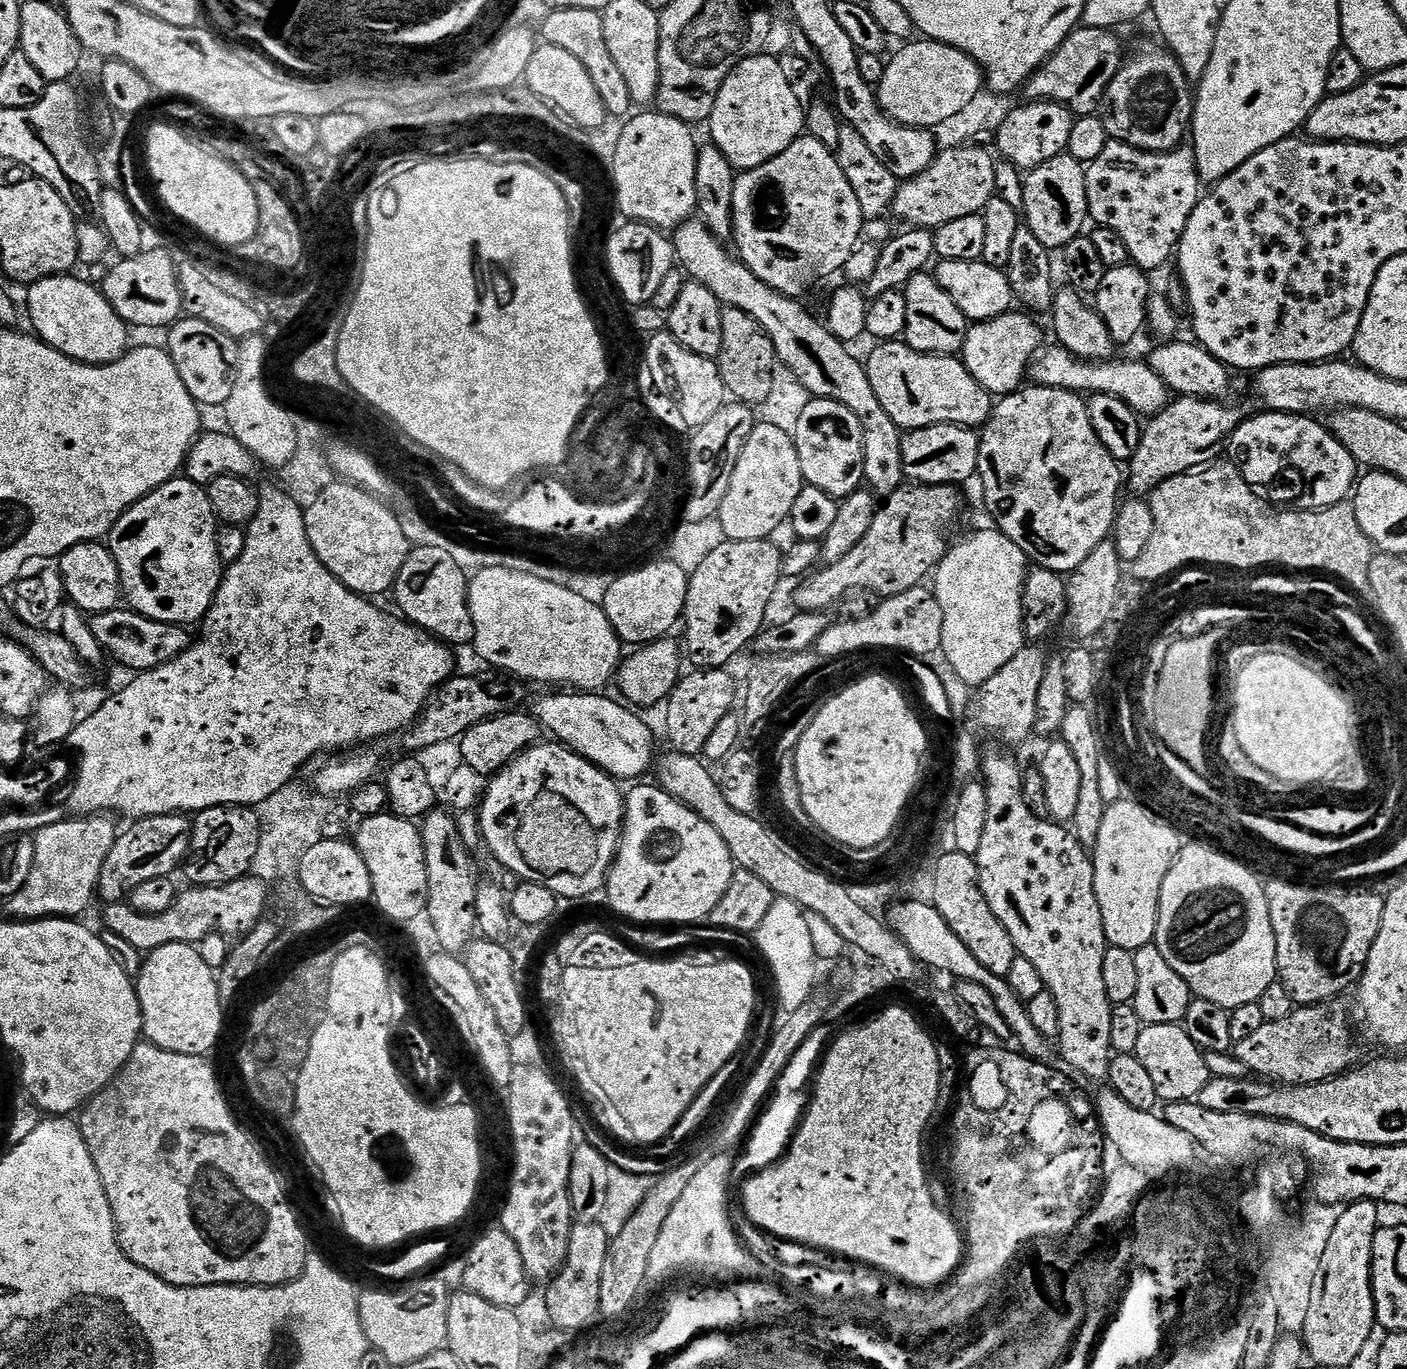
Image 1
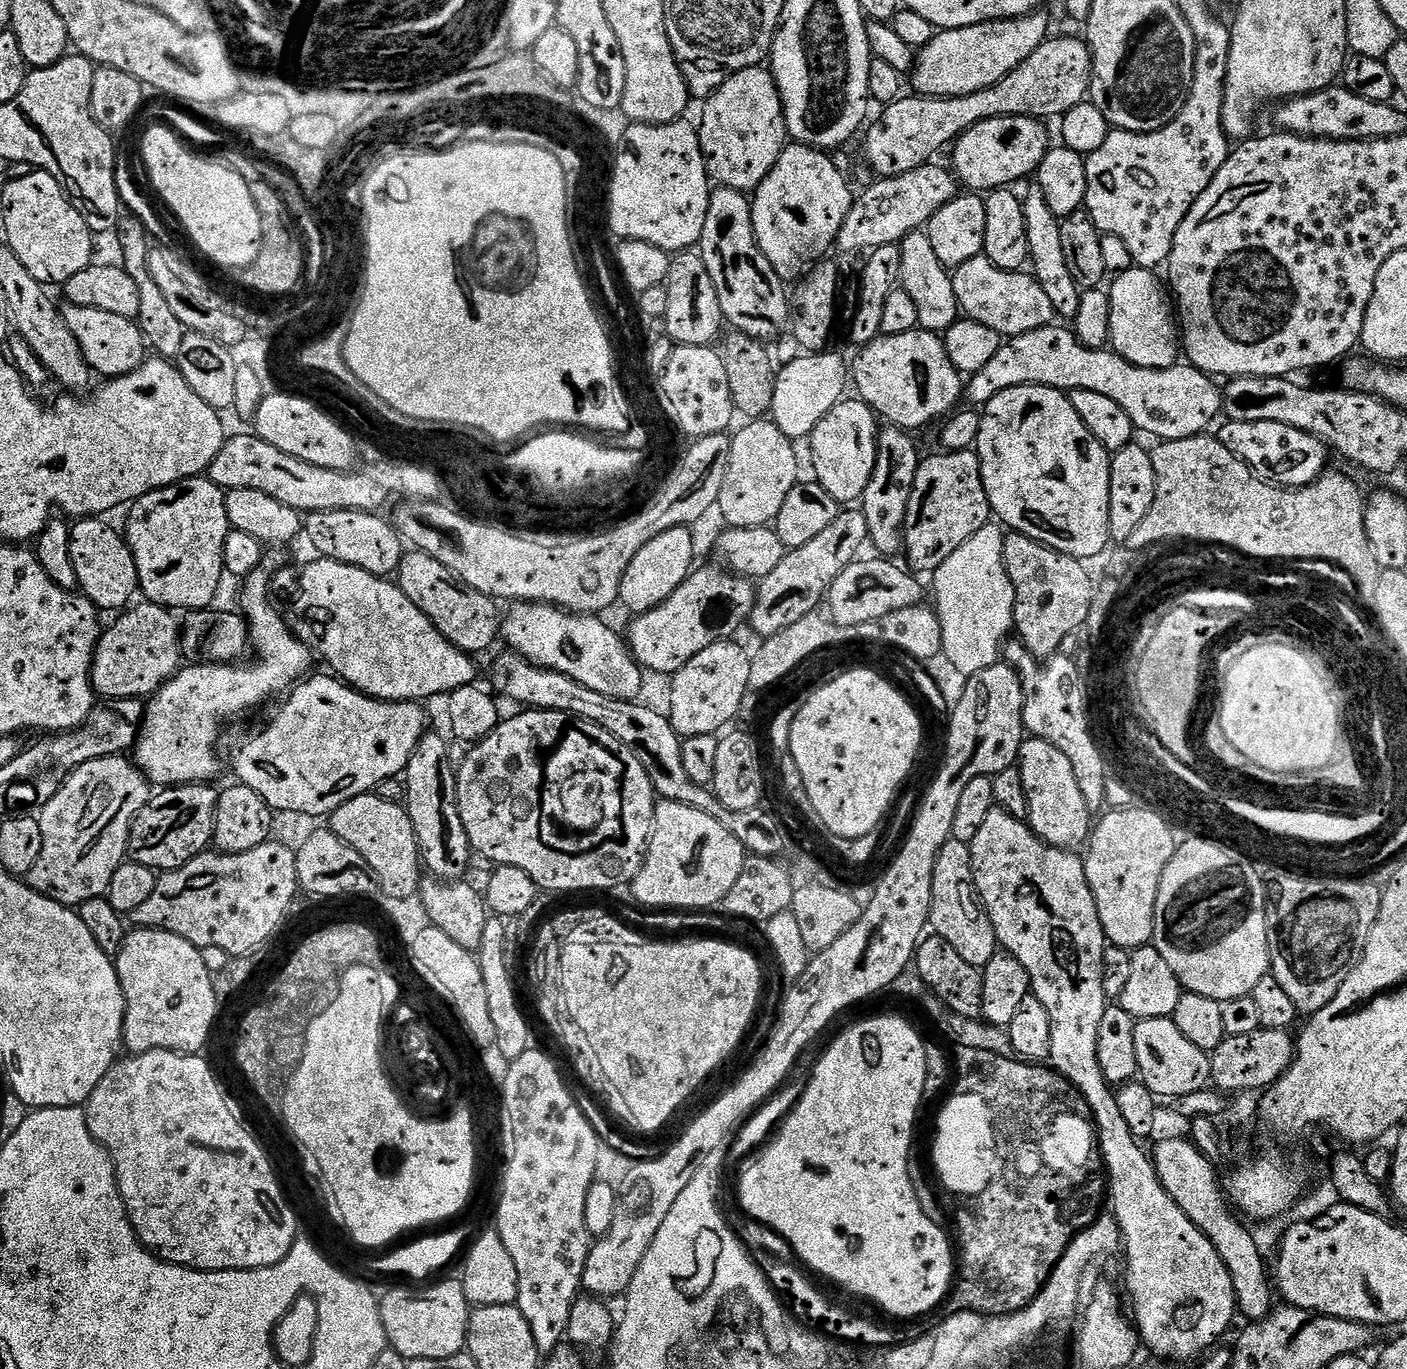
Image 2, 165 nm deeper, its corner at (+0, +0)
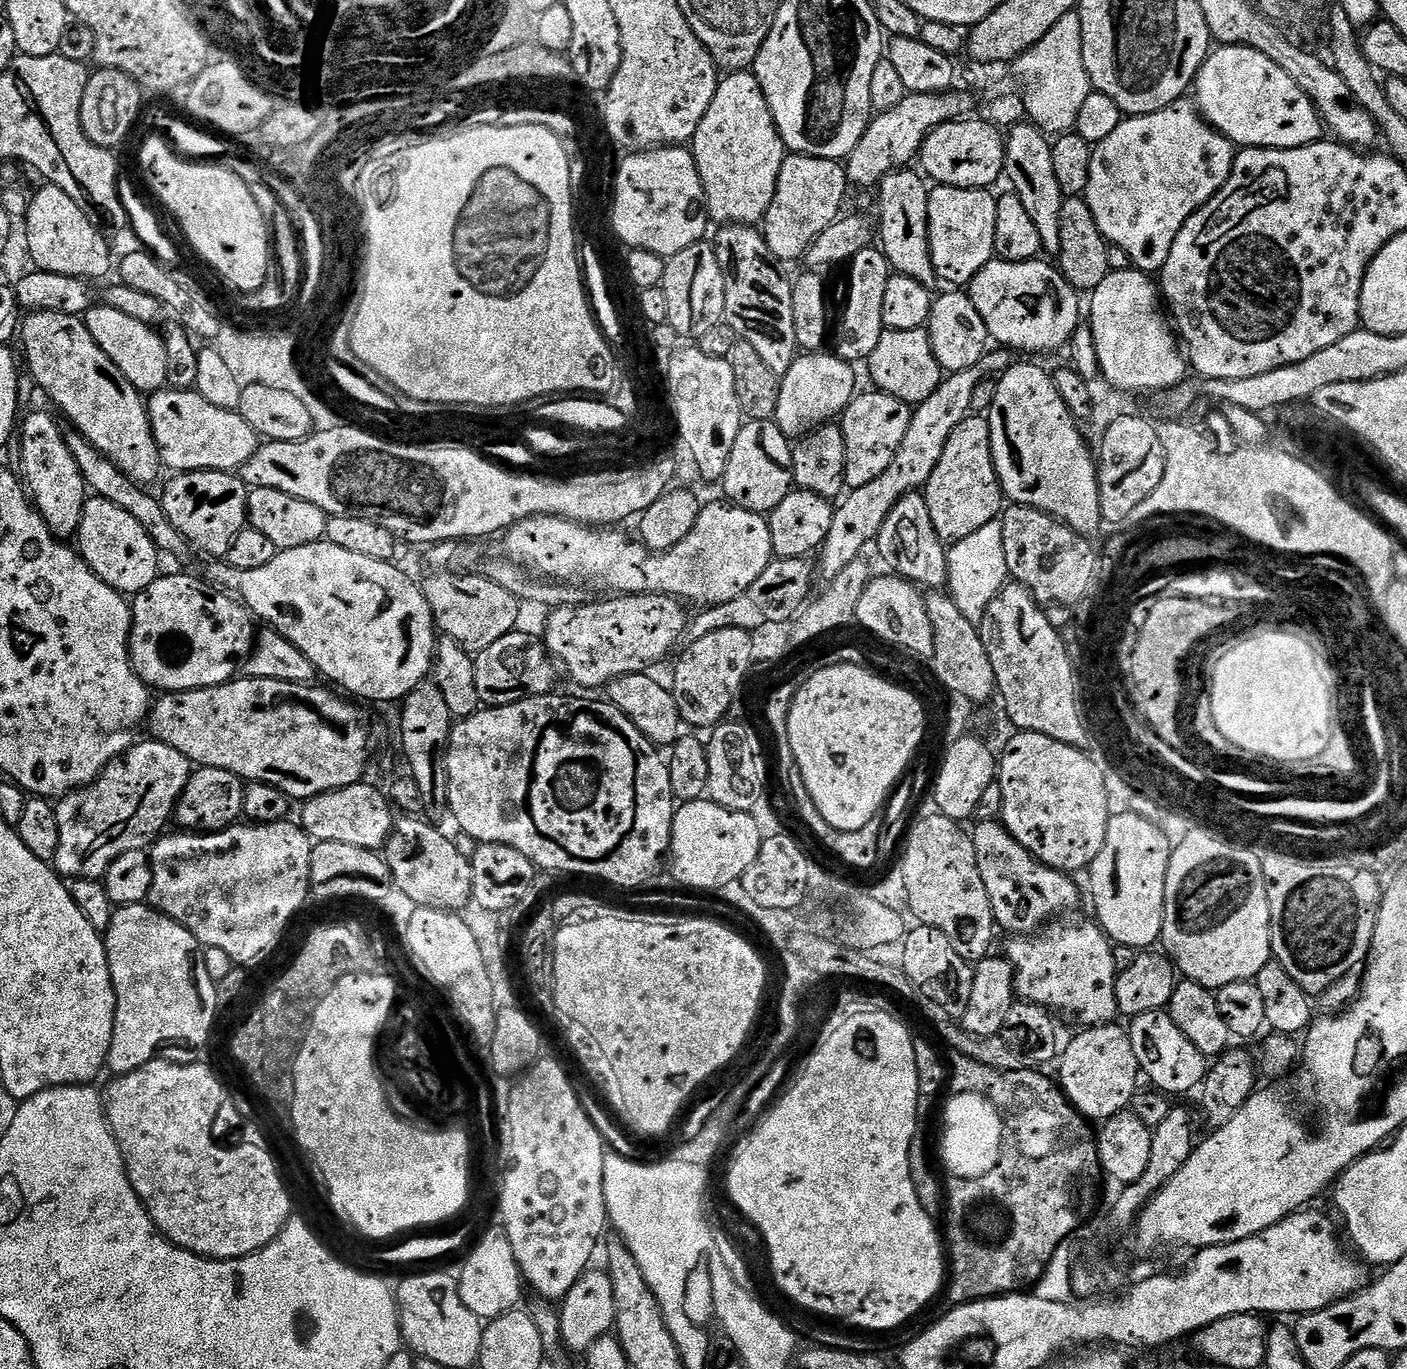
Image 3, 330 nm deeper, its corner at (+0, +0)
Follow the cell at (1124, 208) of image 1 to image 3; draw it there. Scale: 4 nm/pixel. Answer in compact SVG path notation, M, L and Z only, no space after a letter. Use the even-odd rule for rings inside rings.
M1188 98L1154 114L1121 119L1118 130L1092 149L1086 199L1098 230L1111 247L1126 250L1139 271L1159 273L1182 226L1230 178L1236 153Z

